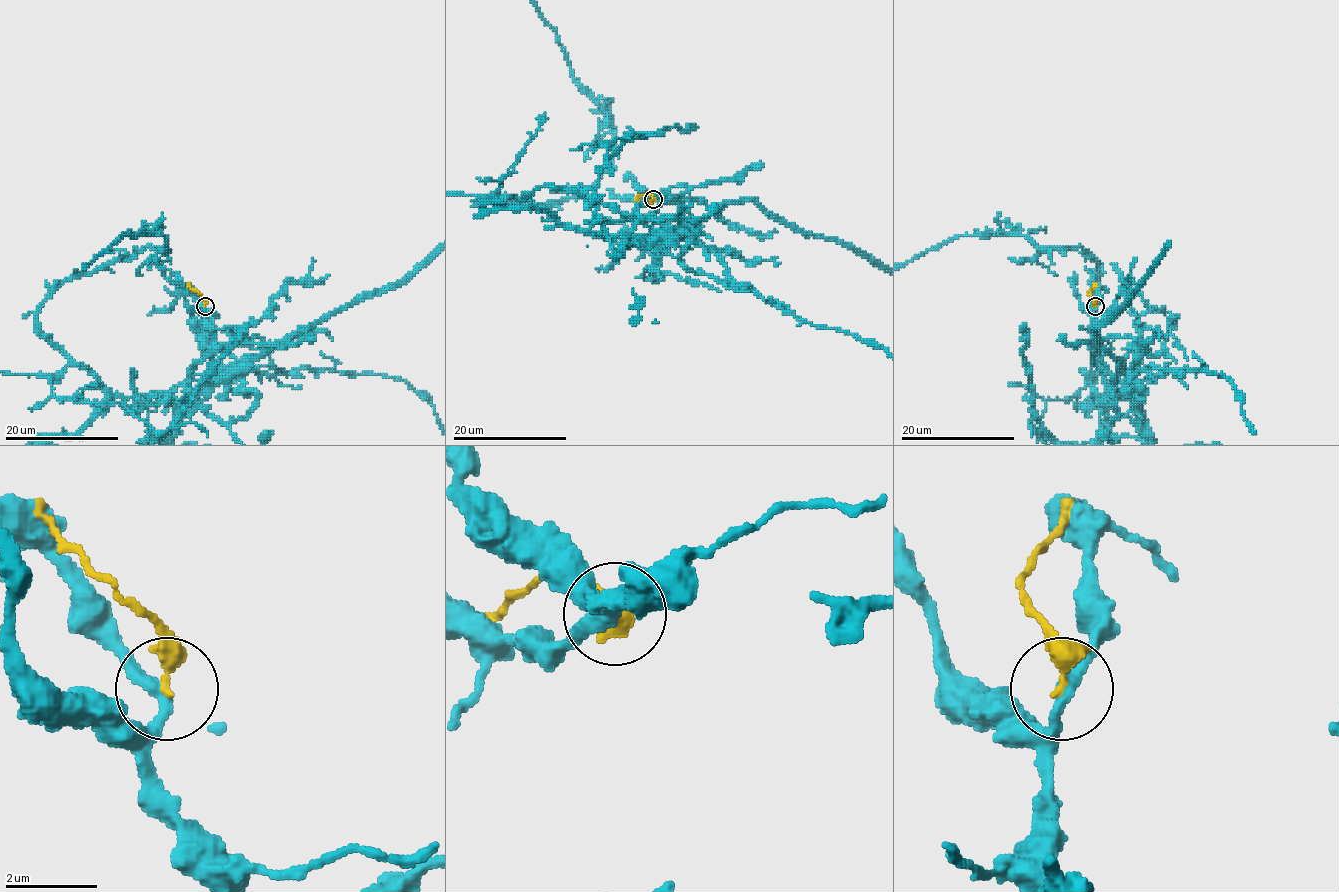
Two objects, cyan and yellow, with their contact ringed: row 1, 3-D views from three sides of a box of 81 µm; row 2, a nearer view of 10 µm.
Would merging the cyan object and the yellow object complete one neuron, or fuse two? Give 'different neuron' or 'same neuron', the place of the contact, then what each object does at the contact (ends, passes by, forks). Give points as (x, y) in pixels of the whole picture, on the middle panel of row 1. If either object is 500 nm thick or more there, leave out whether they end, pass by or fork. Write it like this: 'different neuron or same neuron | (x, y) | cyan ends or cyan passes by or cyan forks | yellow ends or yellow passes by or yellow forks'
different neuron | (653, 199) | cyan passes by | yellow ends

